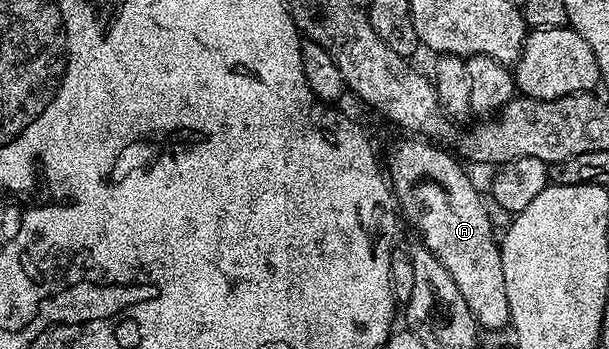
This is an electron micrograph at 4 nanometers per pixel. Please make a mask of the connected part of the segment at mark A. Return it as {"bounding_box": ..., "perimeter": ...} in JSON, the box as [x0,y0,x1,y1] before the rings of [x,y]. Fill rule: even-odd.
{"bounding_box":[386,141,510,331],"perimeter":[[[416,141],[420,143],[400,143],[392,151],[392,156],[388,159],[388,167],[386,163],[386,175],[390,180],[390,186],[392,189],[392,194],[394,196],[395,202],[398,204],[398,211],[401,216],[404,215],[408,218],[408,223],[417,231],[419,242],[426,245],[426,249],[430,249],[430,253],[434,253],[434,257],[438,257],[438,261],[442,261],[442,265],[446,265],[446,269],[450,273],[450,277],[454,277],[454,285],[458,285],[458,289],[462,293],[462,297],[466,297],[466,301],[470,305],[472,310],[472,315],[475,317],[477,324],[481,328],[484,327],[488,331],[496,331],[499,327],[507,328],[510,323],[510,305],[506,301],[506,273],[502,273],[502,257],[500,256],[500,245],[498,242],[498,235],[492,232],[492,223],[494,227],[494,219],[488,216],[489,204],[486,202],[484,204],[484,199],[482,196],[476,192],[476,187],[472,184],[472,179],[463,171],[462,168],[456,164],[455,159],[447,155],[444,151],[439,151],[439,146],[433,145],[428,141]]]}

